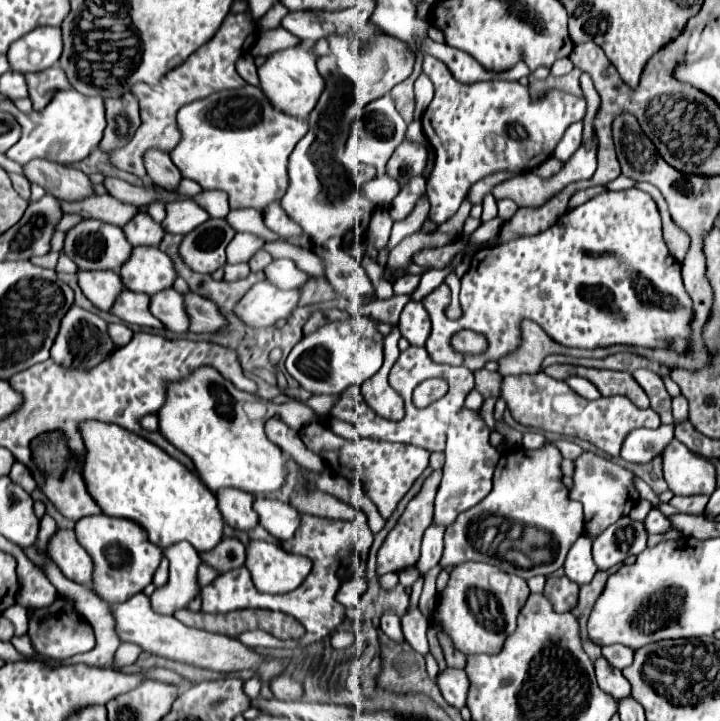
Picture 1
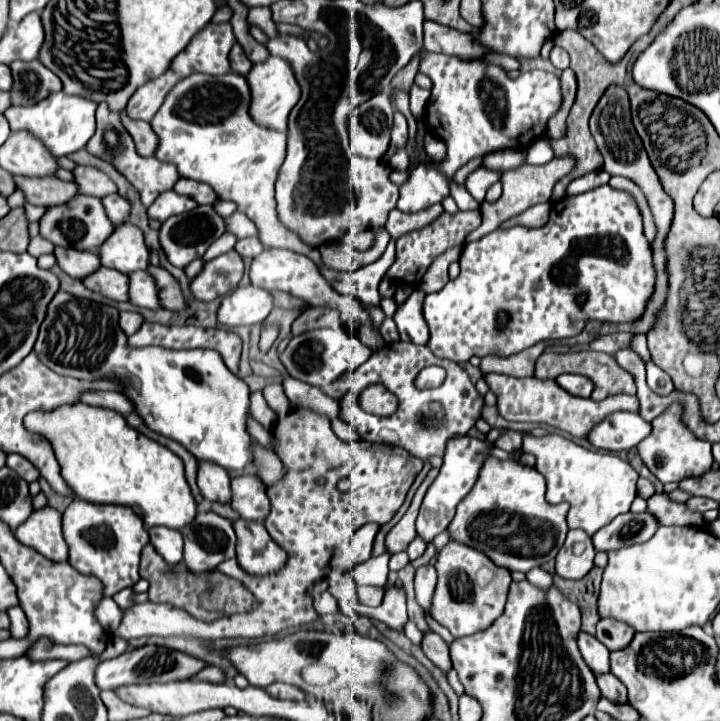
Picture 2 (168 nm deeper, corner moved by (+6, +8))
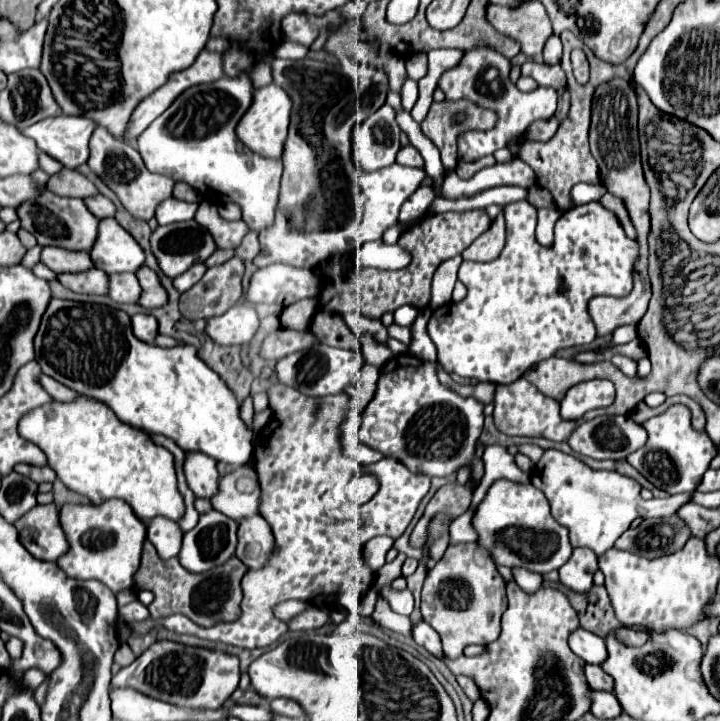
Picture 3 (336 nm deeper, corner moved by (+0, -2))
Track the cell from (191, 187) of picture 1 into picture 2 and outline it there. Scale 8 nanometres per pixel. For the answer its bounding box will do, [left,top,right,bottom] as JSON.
[87,102,181,208]

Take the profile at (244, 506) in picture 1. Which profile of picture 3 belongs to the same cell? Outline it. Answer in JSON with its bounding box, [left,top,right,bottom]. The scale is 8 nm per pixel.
[183,452,219,498]

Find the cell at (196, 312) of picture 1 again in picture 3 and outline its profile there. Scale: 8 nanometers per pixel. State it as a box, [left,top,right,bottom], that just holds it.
[135,264,167,308]

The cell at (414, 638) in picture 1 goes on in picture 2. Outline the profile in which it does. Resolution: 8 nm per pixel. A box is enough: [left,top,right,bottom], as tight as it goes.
[357,588,409,632]

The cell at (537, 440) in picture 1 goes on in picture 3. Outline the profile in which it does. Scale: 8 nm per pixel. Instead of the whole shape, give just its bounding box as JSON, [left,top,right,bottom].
[531,450,693,556]

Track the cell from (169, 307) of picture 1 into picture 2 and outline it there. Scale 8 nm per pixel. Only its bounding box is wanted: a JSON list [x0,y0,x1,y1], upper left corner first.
[129,272,161,310]

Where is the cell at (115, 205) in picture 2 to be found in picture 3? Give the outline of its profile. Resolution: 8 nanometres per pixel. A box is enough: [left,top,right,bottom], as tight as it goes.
[83,194,115,218]

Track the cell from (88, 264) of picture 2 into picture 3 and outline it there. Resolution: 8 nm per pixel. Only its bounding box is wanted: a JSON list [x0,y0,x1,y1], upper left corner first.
[41,246,93,274]

